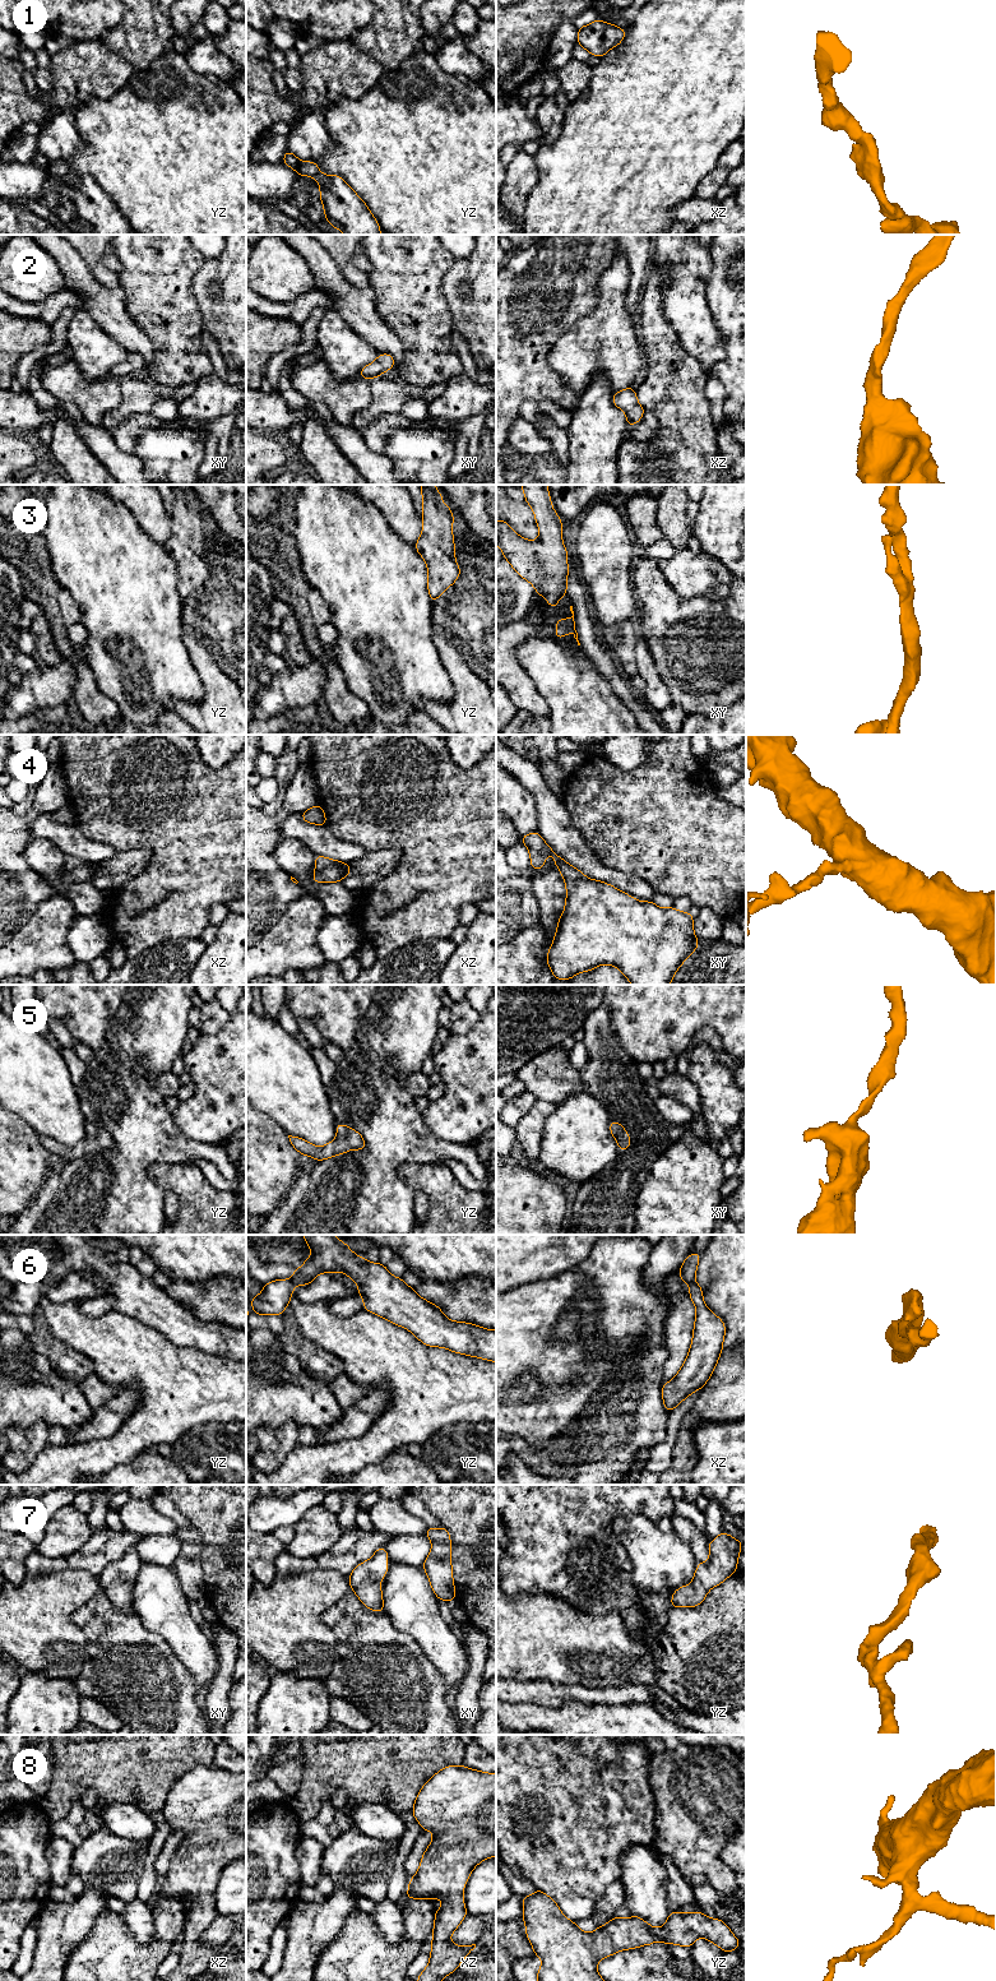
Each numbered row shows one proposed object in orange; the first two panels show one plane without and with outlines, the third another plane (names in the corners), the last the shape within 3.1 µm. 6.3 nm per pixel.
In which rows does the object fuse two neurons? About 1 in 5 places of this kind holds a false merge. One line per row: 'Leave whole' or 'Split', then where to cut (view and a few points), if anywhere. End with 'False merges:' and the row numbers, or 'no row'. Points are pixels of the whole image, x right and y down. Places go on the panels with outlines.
1: Leave whole. No split
2: Leave whole. No split
3: Leave whole. No split
4: Leave whole. No split
5: Leave whole. No split
6: Split. Split along yz (291, 1280), (296, 1285)
7: Leave whole. No split
8: Leave whole. No split
False merges: 6

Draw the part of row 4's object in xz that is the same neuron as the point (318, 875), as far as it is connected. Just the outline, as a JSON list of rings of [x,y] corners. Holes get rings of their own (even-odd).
[[[315,856],[314,883],[337,883],[349,876],[351,865],[324,856]]]

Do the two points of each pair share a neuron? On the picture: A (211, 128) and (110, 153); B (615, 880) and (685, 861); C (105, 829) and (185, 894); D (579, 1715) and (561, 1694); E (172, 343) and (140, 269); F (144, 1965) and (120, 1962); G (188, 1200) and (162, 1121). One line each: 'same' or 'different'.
A: same
B: different
C: same
D: different
E: same
F: same
G: different

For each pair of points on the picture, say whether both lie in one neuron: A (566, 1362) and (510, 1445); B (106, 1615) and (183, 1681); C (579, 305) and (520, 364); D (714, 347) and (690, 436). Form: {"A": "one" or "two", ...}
{"A": "two", "B": "one", "C": "one", "D": "two"}

